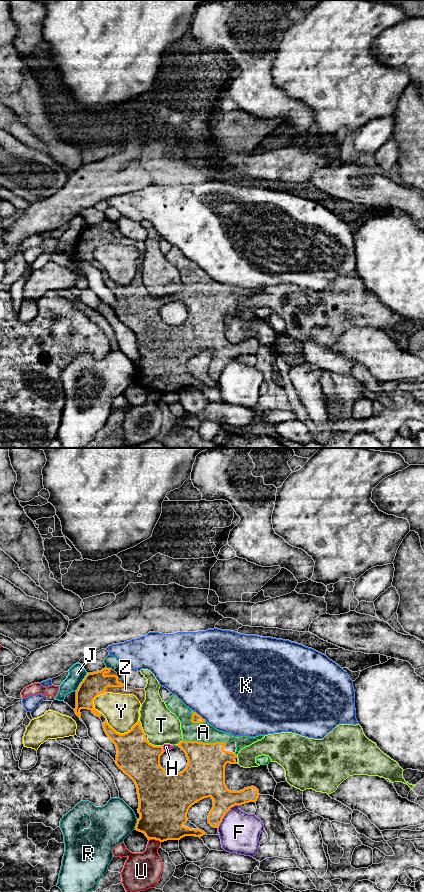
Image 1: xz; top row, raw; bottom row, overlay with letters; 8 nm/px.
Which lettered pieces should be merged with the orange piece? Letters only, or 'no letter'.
A, H, Z

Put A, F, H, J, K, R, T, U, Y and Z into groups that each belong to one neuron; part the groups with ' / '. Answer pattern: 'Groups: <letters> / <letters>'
Groups: A H Z / F / J / K / R / T / U / Y

